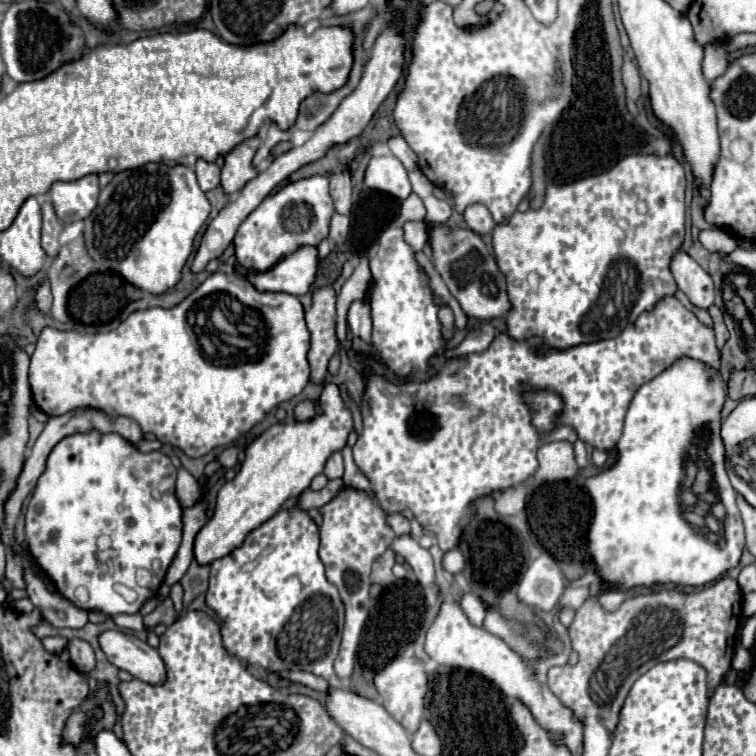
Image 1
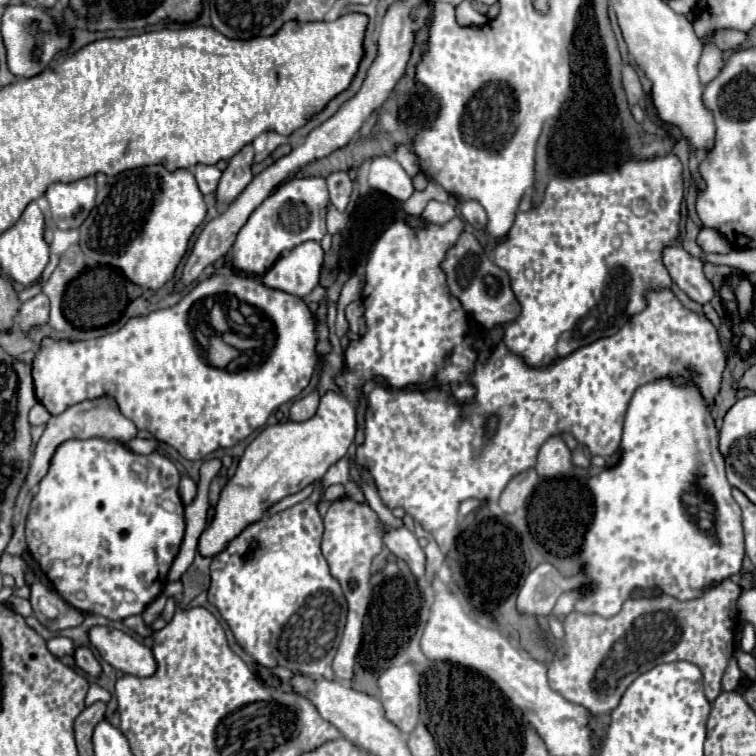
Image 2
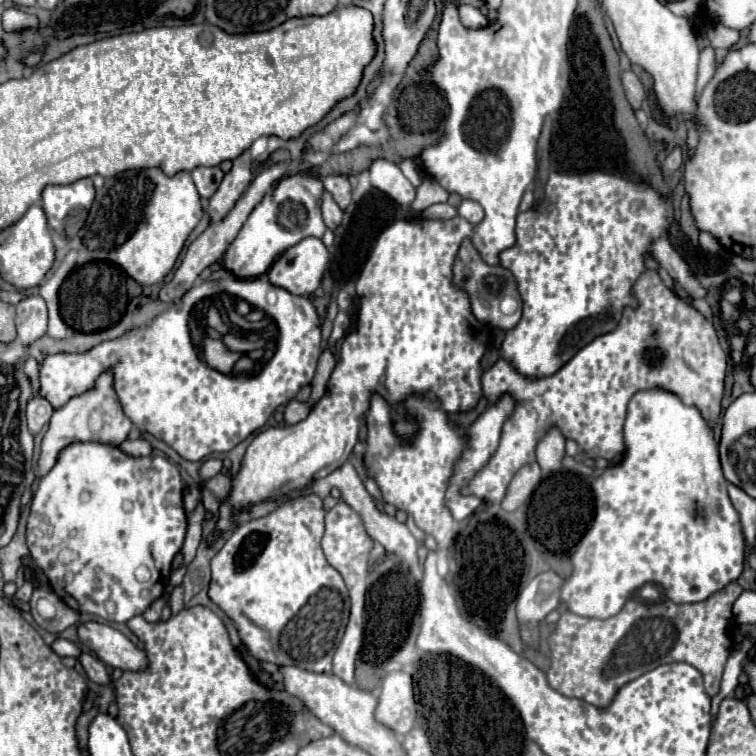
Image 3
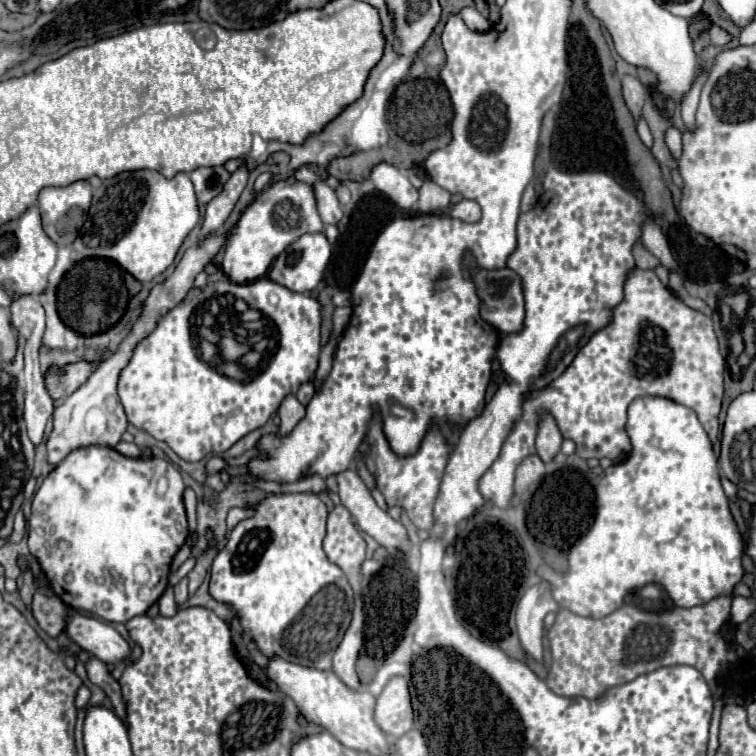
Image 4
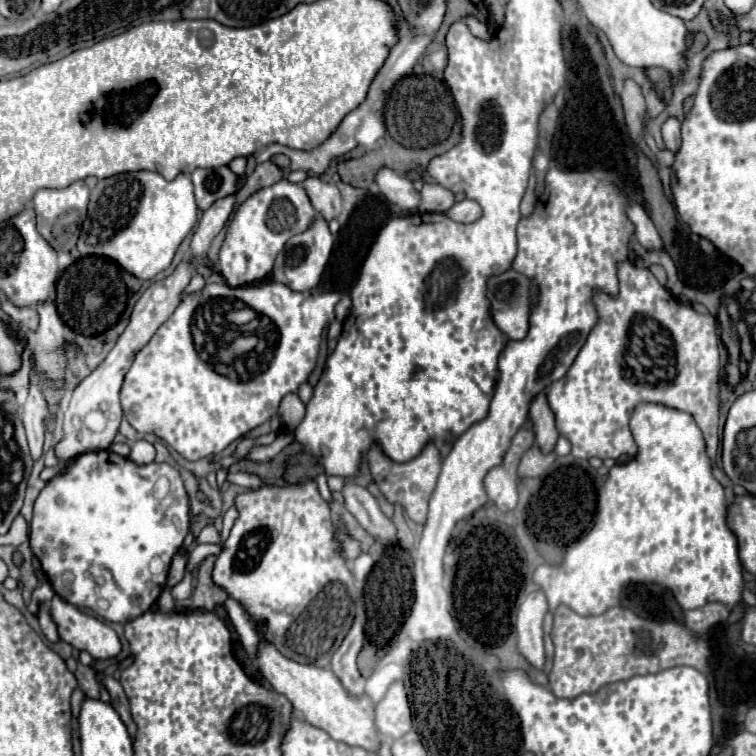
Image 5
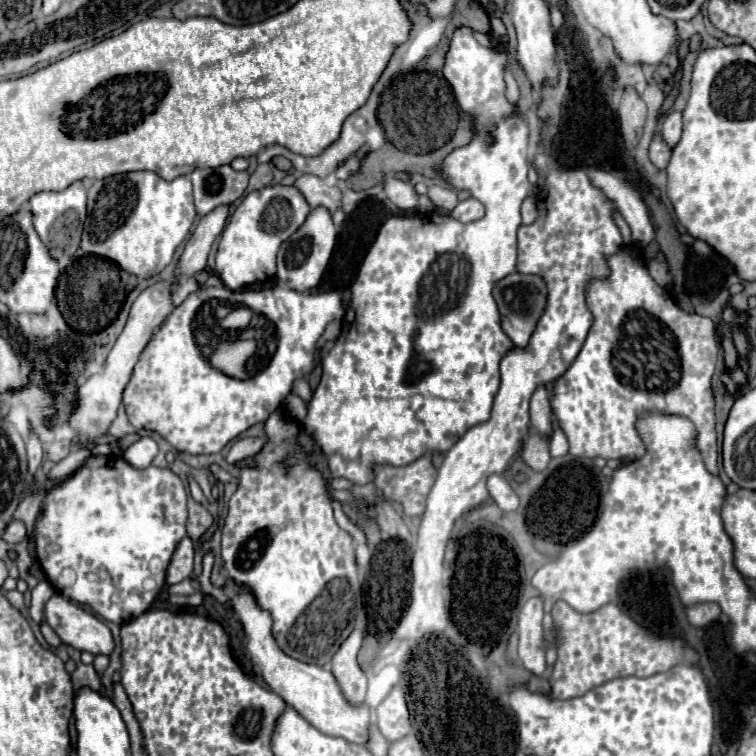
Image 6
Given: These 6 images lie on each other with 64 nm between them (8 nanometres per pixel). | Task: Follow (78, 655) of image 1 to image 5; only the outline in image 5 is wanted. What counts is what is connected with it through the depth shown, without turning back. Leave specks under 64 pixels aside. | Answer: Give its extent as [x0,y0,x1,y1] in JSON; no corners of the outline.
[104,676,136,740]

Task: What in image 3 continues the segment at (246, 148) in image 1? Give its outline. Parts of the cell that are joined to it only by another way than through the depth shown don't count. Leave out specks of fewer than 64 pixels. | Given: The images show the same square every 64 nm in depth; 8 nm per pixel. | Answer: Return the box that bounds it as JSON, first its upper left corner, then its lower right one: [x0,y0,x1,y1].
[210,150,252,222]

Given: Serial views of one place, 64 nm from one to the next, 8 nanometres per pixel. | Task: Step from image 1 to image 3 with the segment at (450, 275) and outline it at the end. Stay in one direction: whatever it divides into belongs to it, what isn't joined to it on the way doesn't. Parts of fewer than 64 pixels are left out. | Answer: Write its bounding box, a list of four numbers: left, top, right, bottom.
[454,240,522,330]

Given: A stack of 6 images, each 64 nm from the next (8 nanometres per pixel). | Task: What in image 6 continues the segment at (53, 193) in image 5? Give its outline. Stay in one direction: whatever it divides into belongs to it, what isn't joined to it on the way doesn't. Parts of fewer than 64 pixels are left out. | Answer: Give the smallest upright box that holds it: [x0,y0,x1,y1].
[28,182,86,260]

